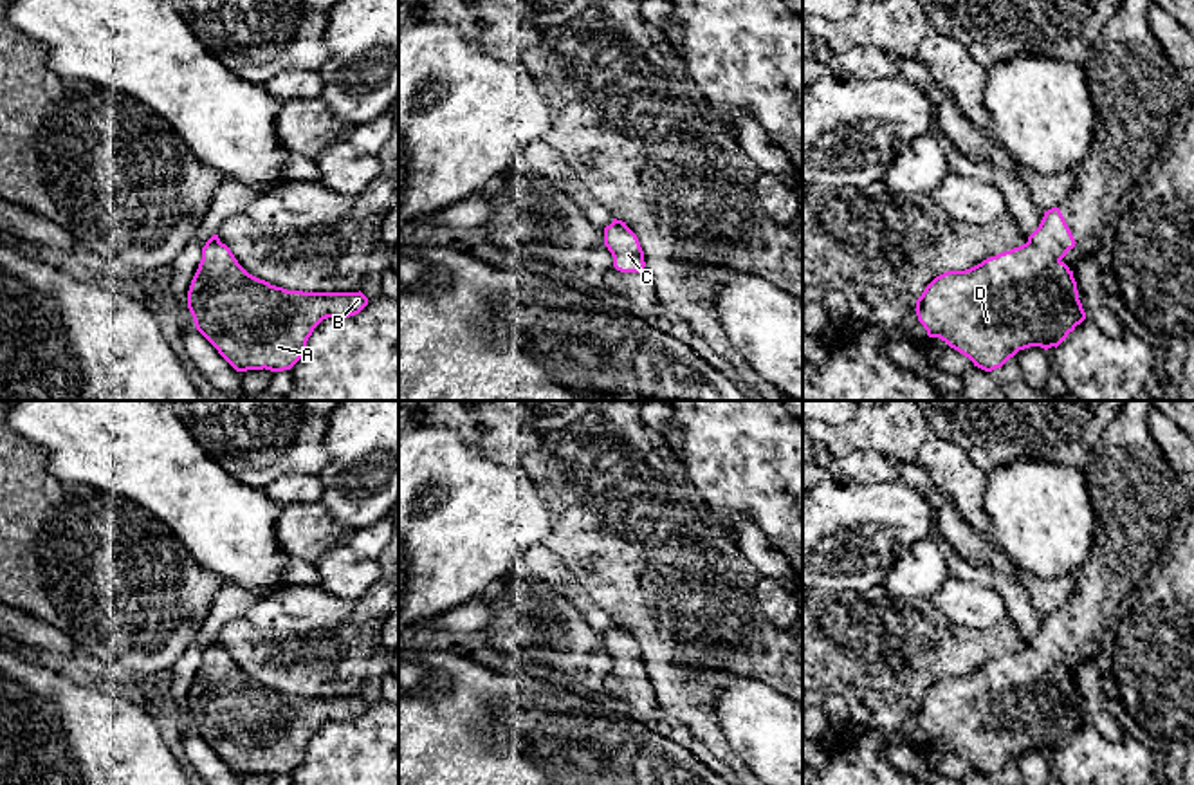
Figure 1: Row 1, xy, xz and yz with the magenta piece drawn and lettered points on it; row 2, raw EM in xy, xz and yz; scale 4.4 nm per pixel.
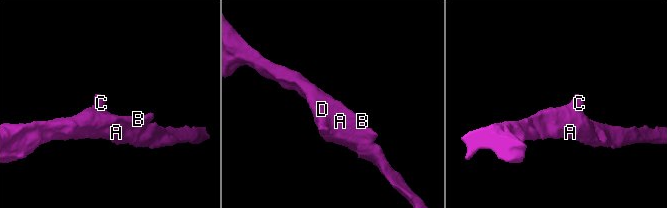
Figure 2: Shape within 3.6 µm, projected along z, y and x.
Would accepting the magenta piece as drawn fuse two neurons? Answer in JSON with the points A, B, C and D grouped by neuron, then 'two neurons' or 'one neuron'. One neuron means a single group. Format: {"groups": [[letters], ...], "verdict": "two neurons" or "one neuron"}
{"groups": [["A", "B", "C", "D"]], "verdict": "one neuron"}

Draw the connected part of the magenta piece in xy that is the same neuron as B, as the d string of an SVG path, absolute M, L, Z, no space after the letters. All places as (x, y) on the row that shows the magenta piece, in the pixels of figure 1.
M213 235L188 291L197 330L236 370L290 370L314 328L326 318L350 318L368 305L359 292L303 292L249 274Z

